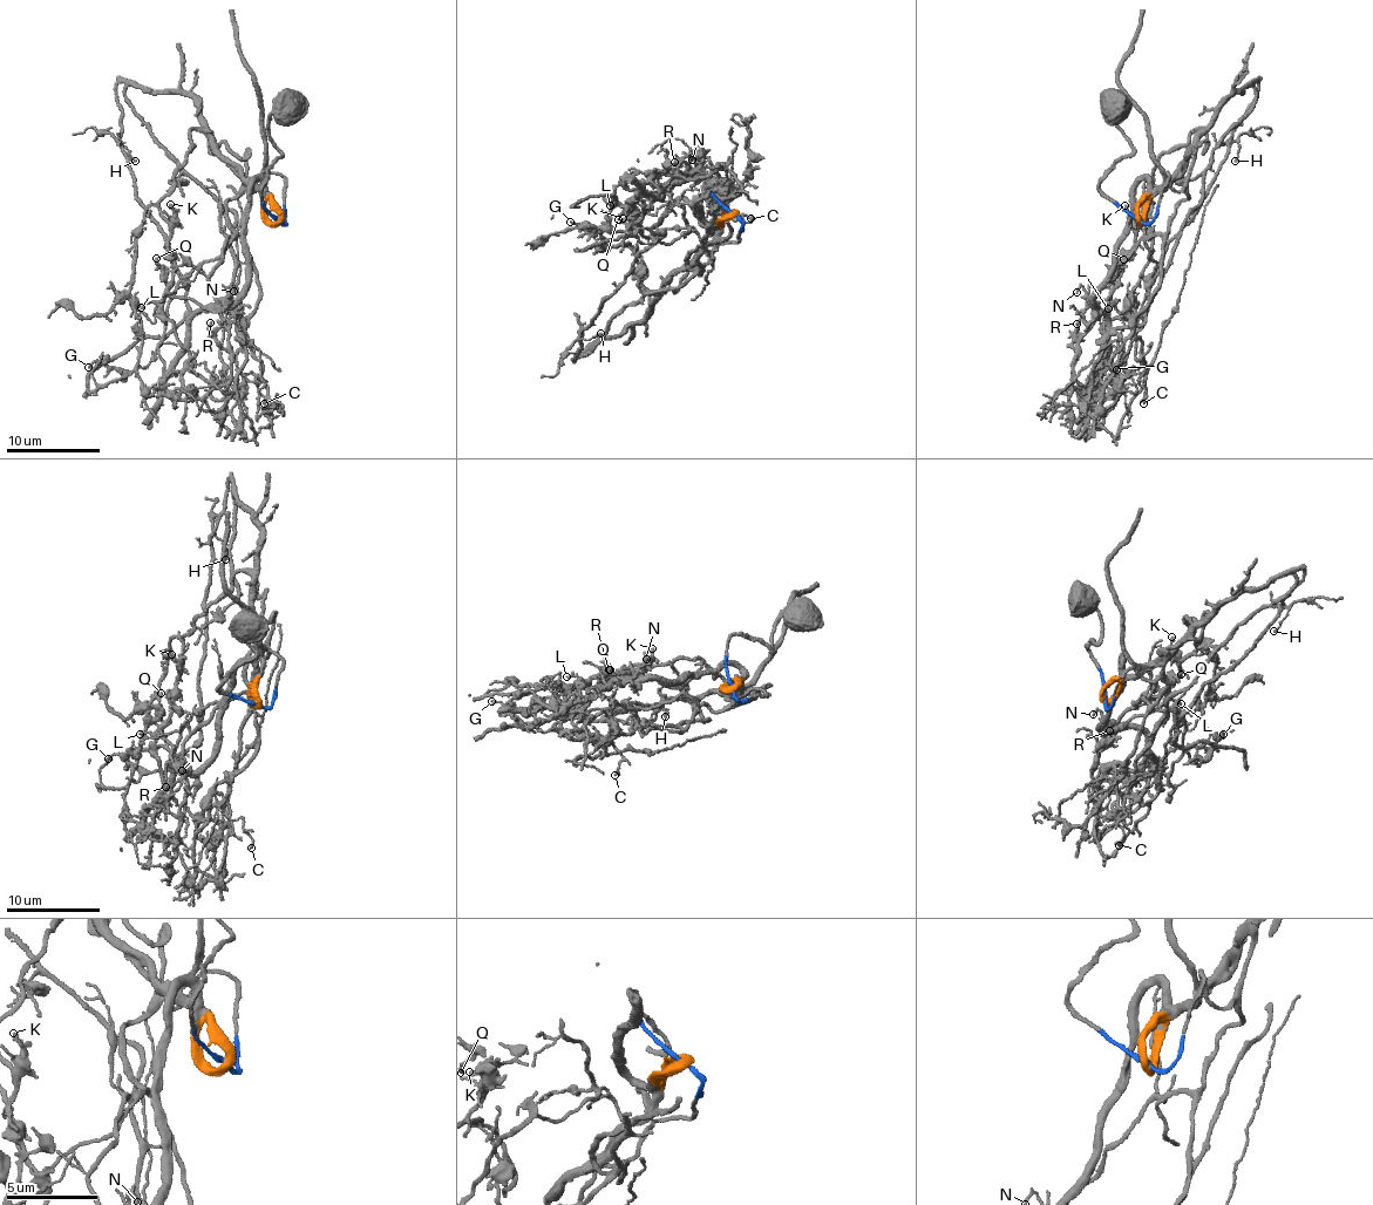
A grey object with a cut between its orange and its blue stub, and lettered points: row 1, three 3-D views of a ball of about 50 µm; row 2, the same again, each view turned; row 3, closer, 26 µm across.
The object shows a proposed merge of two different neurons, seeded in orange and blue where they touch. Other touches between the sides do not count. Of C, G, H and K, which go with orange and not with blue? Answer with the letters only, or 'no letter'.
G, H

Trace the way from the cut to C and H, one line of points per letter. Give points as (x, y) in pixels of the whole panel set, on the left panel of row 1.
C: (278, 220), (283, 176), (269, 174), (226, 206), (259, 299), (235, 365), (251, 372), (263, 404)
H: (280, 220), (267, 197), (219, 152), (199, 104), (187, 95), (121, 81), (117, 140), (136, 161)

